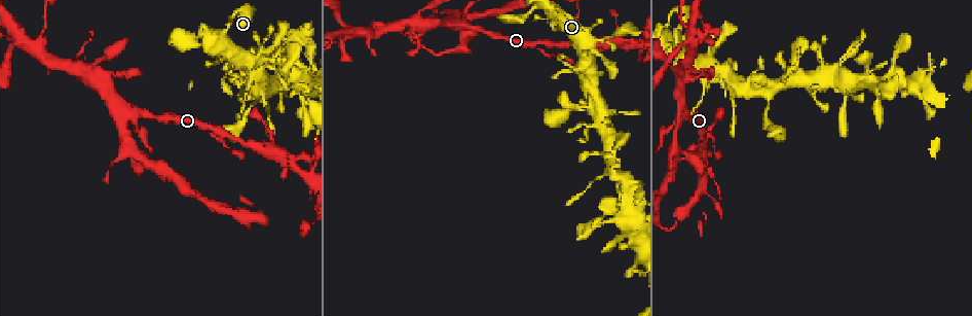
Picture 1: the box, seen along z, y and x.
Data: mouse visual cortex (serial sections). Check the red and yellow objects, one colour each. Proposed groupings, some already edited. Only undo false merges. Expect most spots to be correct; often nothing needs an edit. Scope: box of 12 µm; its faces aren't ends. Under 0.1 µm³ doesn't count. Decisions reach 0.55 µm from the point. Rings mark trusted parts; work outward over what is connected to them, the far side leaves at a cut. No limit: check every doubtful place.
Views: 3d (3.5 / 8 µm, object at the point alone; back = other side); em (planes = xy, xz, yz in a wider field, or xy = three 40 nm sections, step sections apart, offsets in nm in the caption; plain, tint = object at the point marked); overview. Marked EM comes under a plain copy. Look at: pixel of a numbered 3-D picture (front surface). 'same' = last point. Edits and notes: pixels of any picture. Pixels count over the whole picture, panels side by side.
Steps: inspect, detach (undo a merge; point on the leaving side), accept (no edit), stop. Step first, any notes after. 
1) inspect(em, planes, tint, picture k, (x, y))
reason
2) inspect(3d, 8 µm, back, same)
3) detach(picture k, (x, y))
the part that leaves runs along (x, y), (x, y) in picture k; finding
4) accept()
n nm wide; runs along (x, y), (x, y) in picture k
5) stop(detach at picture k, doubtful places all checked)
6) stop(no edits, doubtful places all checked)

inspect(3d, 3.5 µm, picture 1, (286, 159))

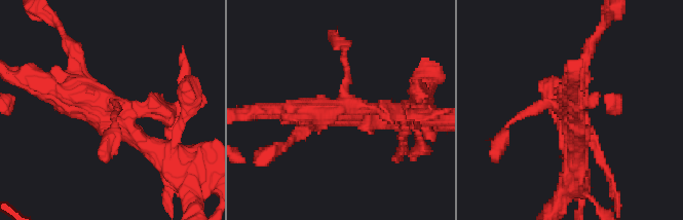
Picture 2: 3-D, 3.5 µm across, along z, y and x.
inspect(em, xy, step 5, tint, picture 2, (110, 113))
shape alone is not enough

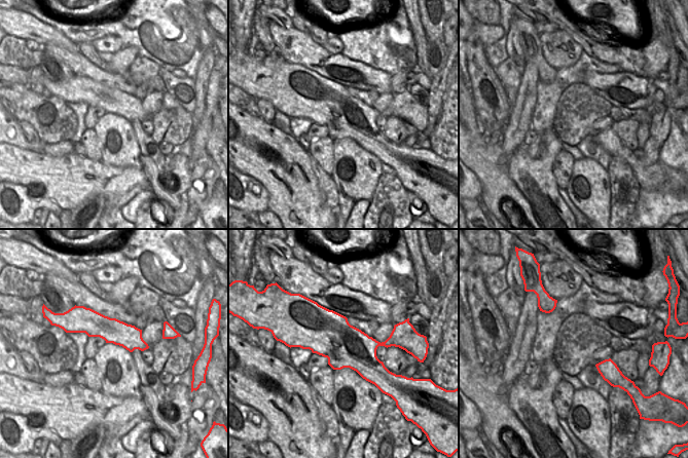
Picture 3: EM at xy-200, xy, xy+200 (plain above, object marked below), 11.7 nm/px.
accept()
550 nm wide; runs along (75, 329), (106, 328), (145, 346) in picture 3; all the same cell

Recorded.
inspect(3d, 3.5 µm, picture 1, (682, 116))
three arms meet

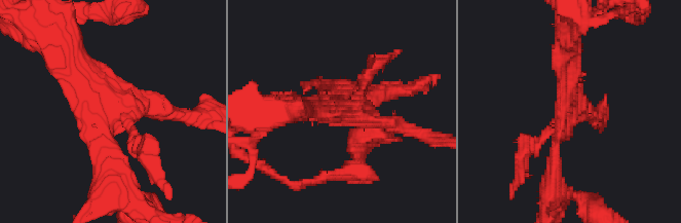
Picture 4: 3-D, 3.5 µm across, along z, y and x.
inspect(em, planes, tint, picture 4, (107, 105))

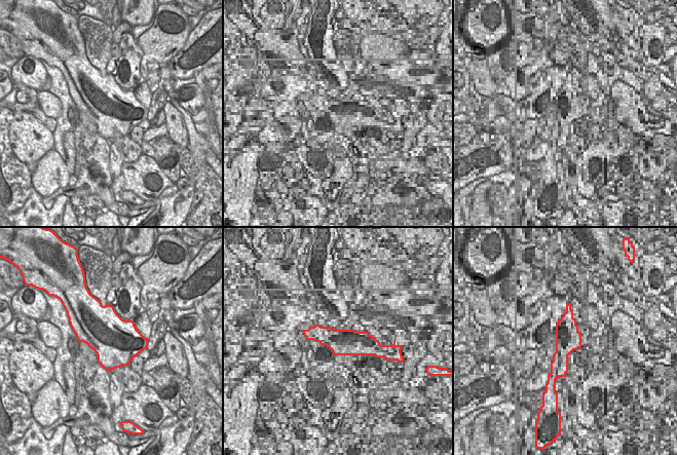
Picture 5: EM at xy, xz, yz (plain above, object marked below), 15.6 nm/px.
inspect(em, xy, step 3, tint, same)
another direction

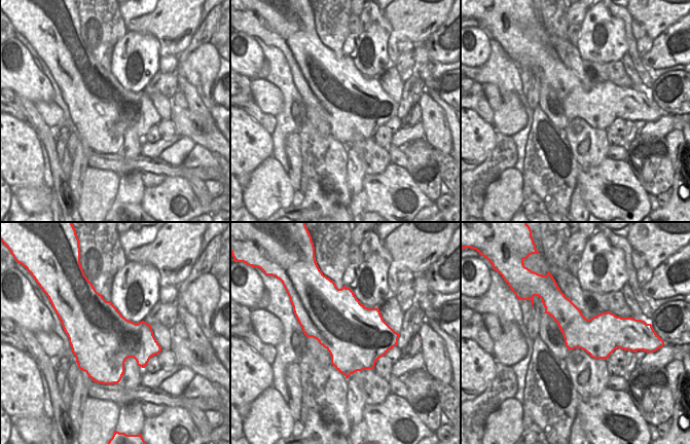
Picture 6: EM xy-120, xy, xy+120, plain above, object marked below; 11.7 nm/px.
accept()
runs along (174, 113), (108, 106), (64, 52) in picture 4; one cell here

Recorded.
inspect(3d, 8 µm, picture 1, (691, 42))
looks like a crossing

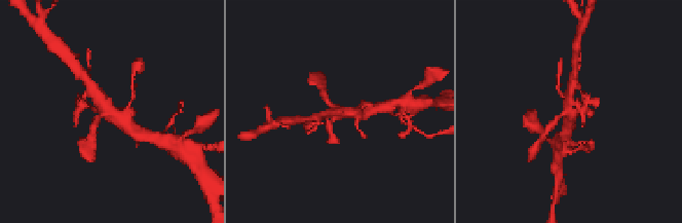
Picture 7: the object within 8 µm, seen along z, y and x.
inspect(em, planes, tint, picture 7, (570, 113))

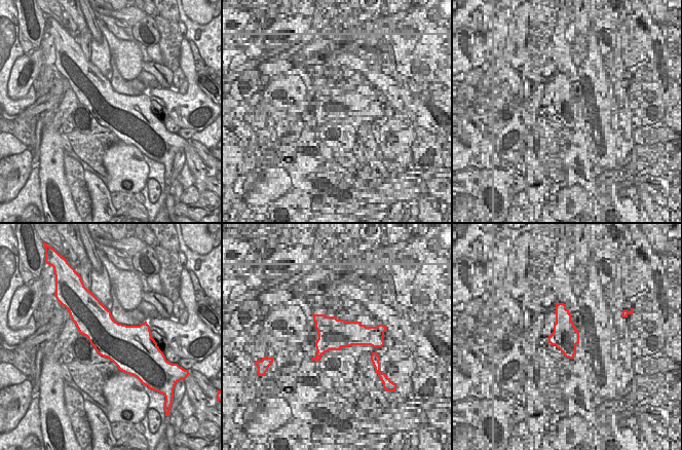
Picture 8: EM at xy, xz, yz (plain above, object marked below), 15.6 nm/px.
accept()
runs along (135, 133), (90, 89) in picture 7; continuous, no second cell

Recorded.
stop(no edits, doubtful places all checked)

